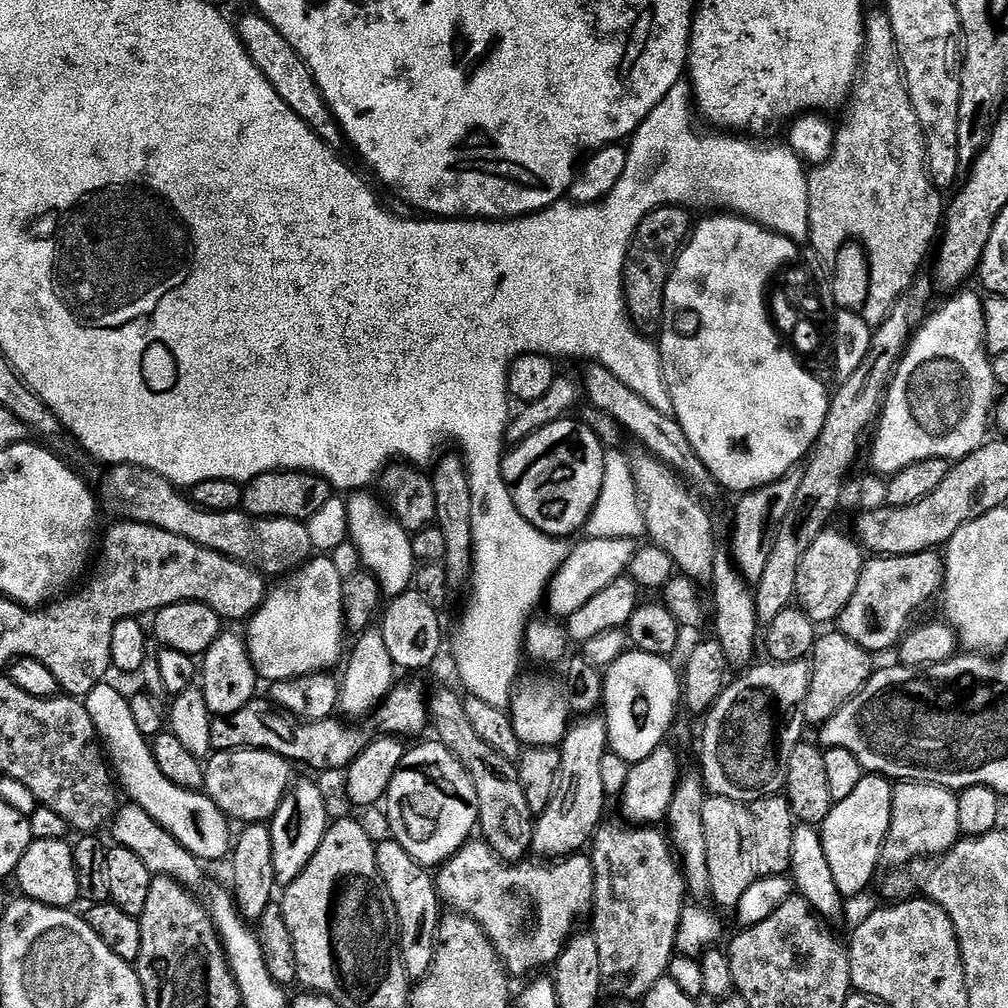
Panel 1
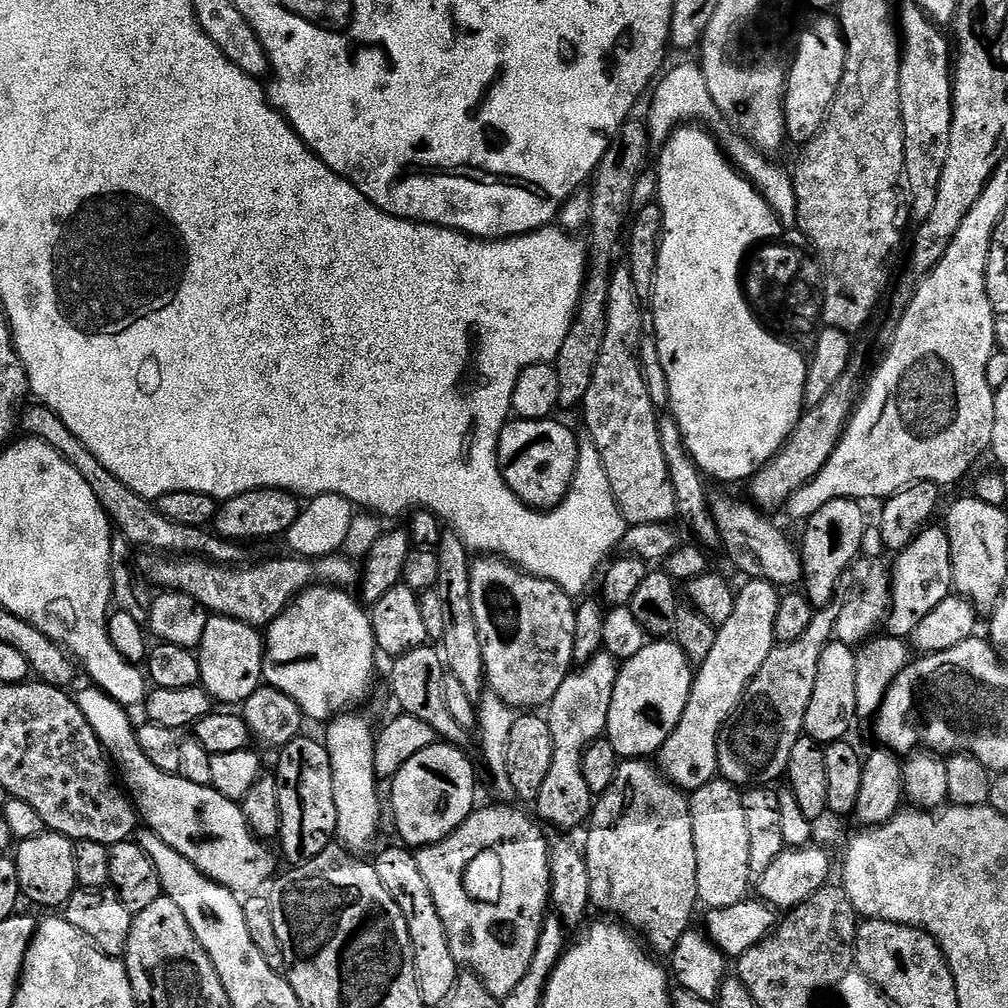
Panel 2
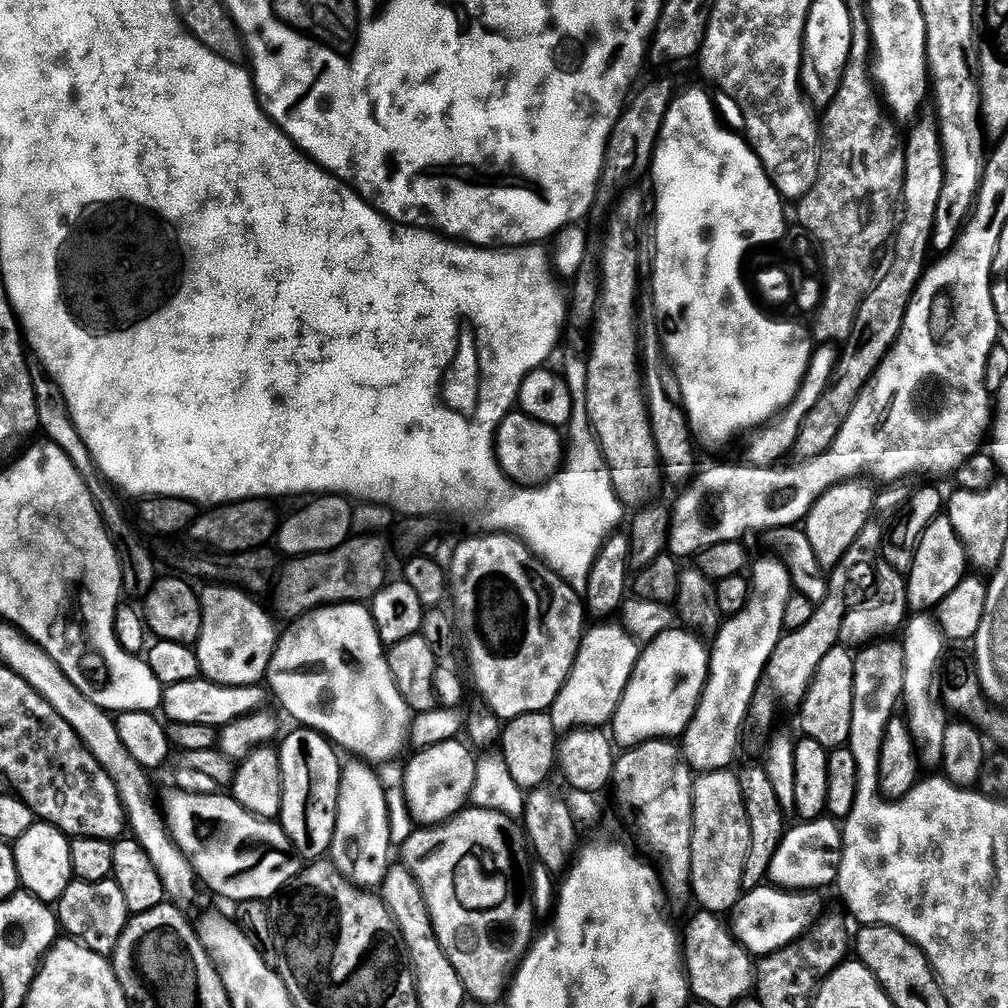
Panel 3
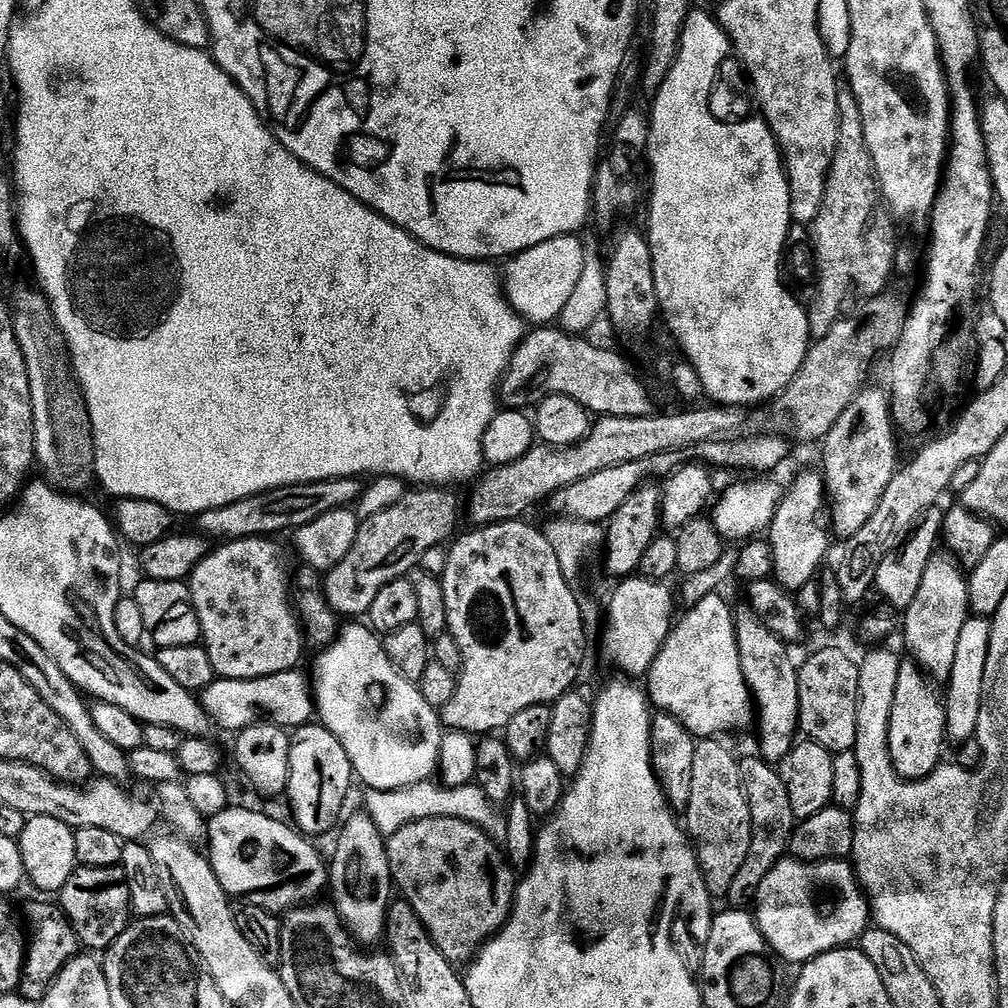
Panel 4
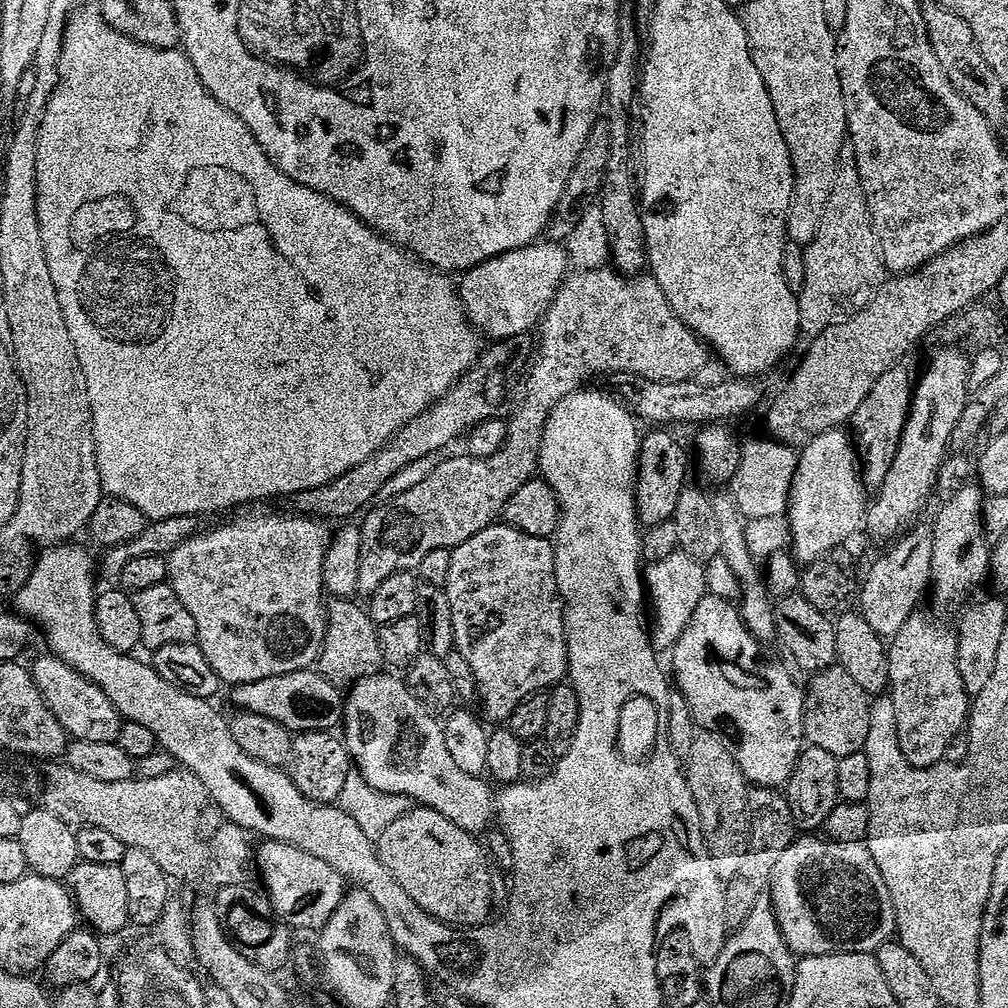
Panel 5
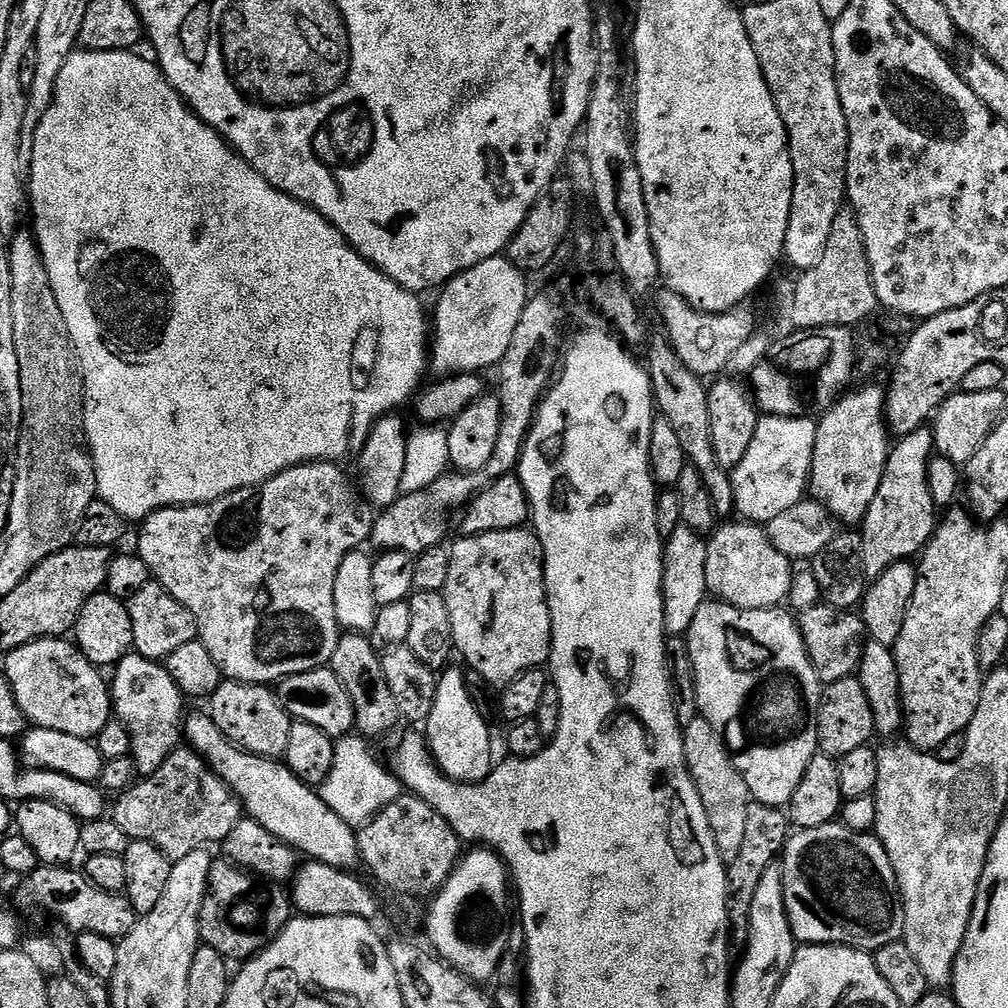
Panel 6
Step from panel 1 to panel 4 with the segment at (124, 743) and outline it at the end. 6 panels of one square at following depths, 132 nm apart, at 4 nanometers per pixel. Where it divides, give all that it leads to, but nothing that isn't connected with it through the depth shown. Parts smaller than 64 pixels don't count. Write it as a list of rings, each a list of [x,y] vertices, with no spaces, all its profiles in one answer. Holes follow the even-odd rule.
[[[229,806],[222,814],[211,817],[208,824],[208,849],[206,855],[212,863],[218,882],[222,882],[222,890],[230,898],[236,896],[240,900],[249,900],[251,907],[273,914],[283,914],[293,908],[299,908],[315,901],[320,891],[327,889],[330,884],[330,868],[320,857],[311,839],[305,838],[291,823],[283,824],[272,816],[262,812],[250,812],[246,808]]]

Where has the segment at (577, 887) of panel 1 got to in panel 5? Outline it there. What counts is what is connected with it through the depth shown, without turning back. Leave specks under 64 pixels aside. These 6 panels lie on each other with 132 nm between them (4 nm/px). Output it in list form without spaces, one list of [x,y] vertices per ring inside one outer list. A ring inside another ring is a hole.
[[[416,806],[411,812],[402,814],[398,822],[390,822],[390,826],[386,826],[384,833],[378,837],[378,851],[382,866],[394,874],[394,882],[402,885],[402,890],[406,890],[406,894],[410,894],[410,898],[414,898],[414,902],[426,910],[426,914],[457,929],[471,930],[489,923],[493,915],[492,876],[488,873],[490,857],[485,845],[476,840],[479,839],[473,833],[450,822],[450,818],[438,814],[432,808]]]

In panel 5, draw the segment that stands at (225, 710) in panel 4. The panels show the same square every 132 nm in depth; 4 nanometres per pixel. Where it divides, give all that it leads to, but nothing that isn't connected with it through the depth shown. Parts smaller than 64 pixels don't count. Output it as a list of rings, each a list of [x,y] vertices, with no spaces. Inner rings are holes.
[[[316,670],[262,678],[262,682],[237,684],[231,692],[237,709],[262,714],[264,718],[274,718],[274,722],[286,726],[293,734],[332,732],[344,722],[345,693],[326,682],[326,678],[322,678]]]

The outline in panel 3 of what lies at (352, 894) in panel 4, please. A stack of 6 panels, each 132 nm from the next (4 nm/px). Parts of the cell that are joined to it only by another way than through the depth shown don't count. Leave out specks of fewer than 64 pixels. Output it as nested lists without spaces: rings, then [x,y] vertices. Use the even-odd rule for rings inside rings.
[[[348,758],[340,765],[340,797],[338,798],[338,818],[334,826],[334,838],[330,849],[331,863],[351,884],[363,890],[376,890],[384,883],[388,865],[393,859],[394,845],[390,838],[390,818],[388,817],[388,794],[386,784],[376,777],[377,769],[359,758]]]

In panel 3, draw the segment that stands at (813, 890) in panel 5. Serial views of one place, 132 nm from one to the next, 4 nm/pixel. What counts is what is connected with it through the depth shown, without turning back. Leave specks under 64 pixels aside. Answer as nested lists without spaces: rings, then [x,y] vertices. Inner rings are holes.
[[[761,886],[753,892],[745,892],[730,913],[732,933],[753,957],[763,958],[782,950],[821,919],[824,904],[816,896],[819,895],[815,891],[785,891],[775,886]]]

